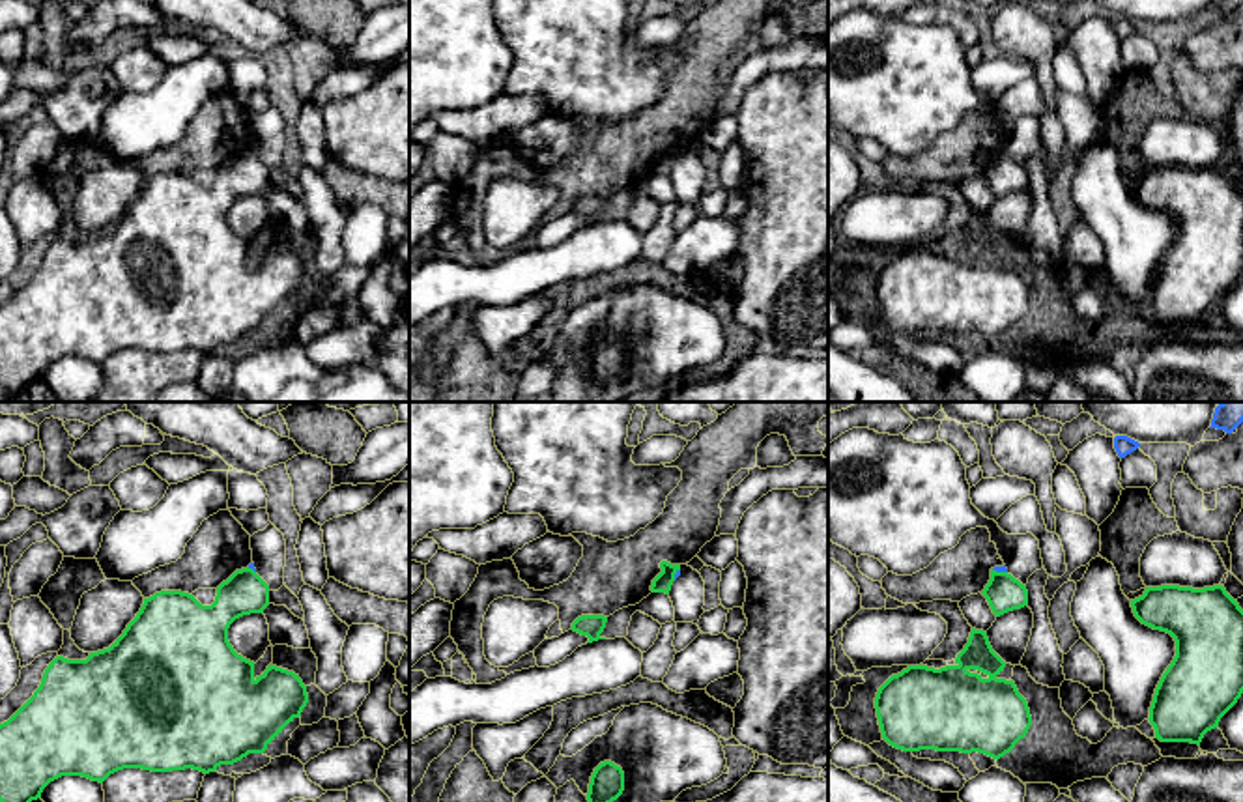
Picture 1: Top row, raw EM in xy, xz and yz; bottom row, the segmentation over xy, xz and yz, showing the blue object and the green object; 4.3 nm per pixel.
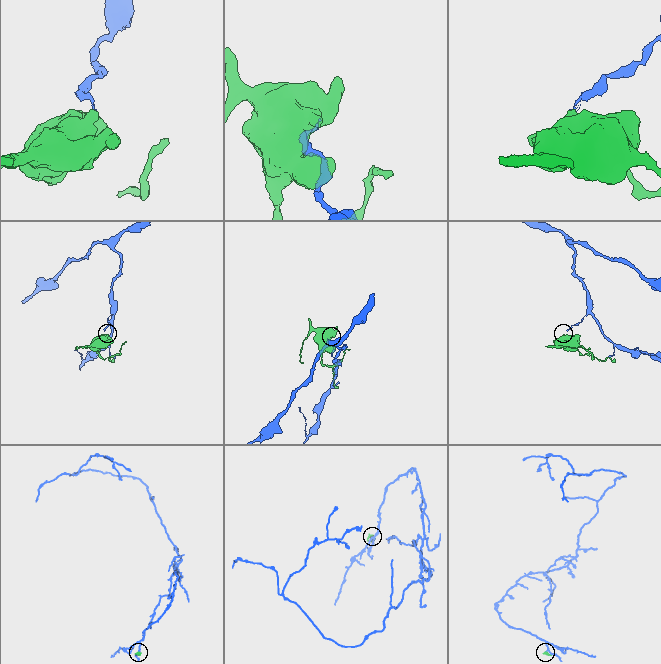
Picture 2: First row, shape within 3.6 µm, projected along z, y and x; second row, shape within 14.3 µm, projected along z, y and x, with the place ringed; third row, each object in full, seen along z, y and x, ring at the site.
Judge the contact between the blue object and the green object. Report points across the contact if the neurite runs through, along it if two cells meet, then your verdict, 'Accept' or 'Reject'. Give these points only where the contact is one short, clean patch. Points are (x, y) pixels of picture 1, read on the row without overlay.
Boundary: yz (993, 150), (1006, 154). Reject

